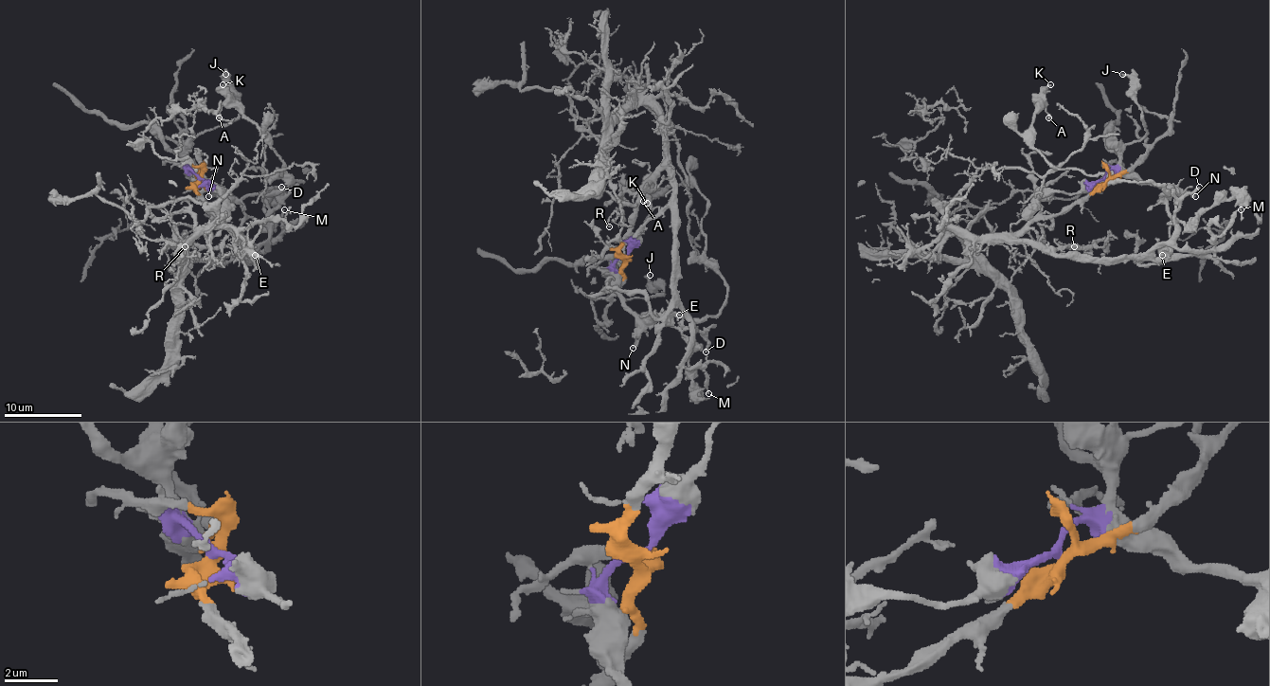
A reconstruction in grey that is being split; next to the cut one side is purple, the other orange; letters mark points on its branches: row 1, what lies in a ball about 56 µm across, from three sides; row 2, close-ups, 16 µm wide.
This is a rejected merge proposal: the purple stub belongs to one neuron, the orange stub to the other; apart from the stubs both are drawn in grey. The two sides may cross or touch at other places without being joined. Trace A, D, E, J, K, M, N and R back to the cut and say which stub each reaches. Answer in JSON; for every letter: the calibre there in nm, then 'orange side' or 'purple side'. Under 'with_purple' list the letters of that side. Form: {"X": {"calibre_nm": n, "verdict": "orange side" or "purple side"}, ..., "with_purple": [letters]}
{"A": {"calibre_nm": 300, "verdict": "purple side"}, "D": {"calibre_nm": 260, "verdict": "orange side"}, "E": {"calibre_nm": 240, "verdict": "purple side"}, "J": {"calibre_nm": 280, "verdict": "purple side"}, "K": {"calibre_nm": 260, "verdict": "purple side"}, "M": {"calibre_nm": 140, "verdict": "orange side"}, "N": {"calibre_nm": 190, "verdict": "purple side"}, "R": {"calibre_nm": 180, "verdict": "orange side"}, "with_purple": ["A", "E", "J", "K", "N"]}

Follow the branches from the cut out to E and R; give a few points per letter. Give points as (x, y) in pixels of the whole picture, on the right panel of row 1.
E: (1103, 179), (1112, 169), (1133, 171), (1162, 189), (1162, 202), (1170, 212), (1170, 243), (1160, 253), (1162, 255)
R: (1106, 179), (1016, 237), (1053, 249), (1086, 247), (1086, 253), (1063, 255), (1063, 247), (1075, 247)

